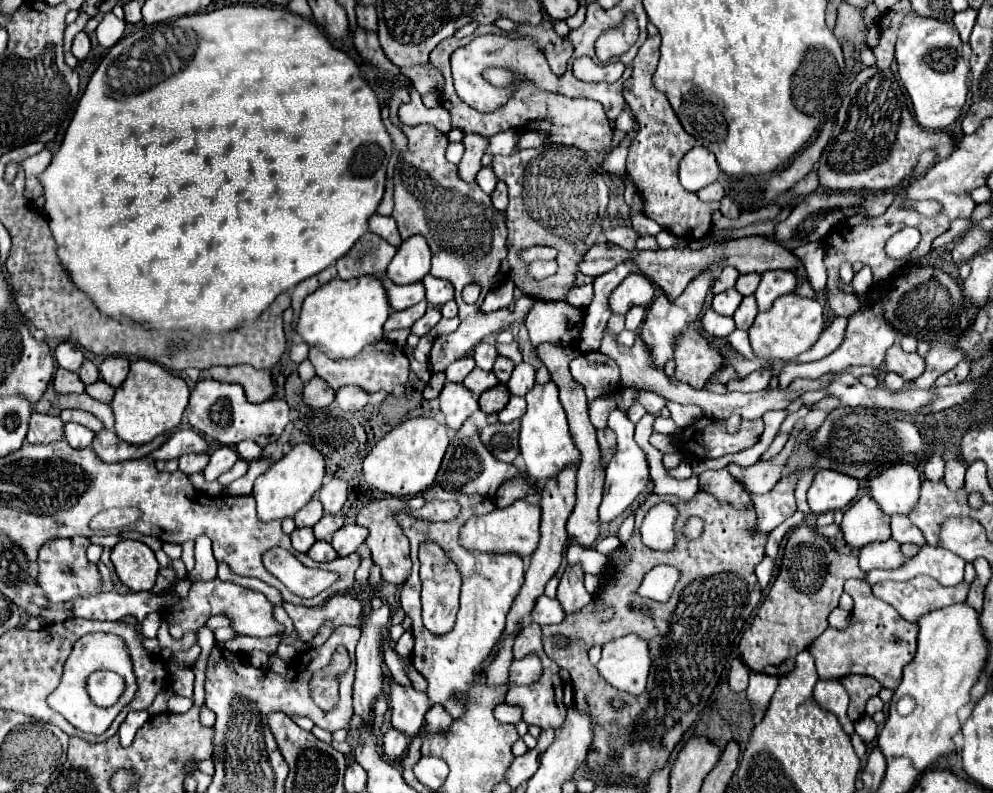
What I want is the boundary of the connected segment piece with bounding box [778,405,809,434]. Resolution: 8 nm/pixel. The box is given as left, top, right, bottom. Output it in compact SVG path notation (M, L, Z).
M801 406L801 408L792 413L792 414L789 414L784 422L782 423L781 427L780 427L780 430L778 431L778 434L779 433L791 433L792 430L793 430L793 427L794 427L794 424L796 423L797 420L801 419L801 418L804 418L807 414L808 414L809 410L806 406Z

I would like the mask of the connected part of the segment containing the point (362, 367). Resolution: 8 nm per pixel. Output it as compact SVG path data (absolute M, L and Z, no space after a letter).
M386 340L366 346L356 358L348 358L348 360L330 360L328 356L320 354L320 350L310 348L308 360L316 368L316 376L326 380L334 390L338 390L342 386L358 386L368 394L378 392L378 390L384 390L386 394L390 394L396 386L404 386L408 382L408 372L410 372L408 358L402 352L402 348L398 348L396 344L386 342Z

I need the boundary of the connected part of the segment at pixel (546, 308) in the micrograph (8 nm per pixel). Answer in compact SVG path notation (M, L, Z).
M536 300L524 320L532 346L552 342L558 346L576 348L584 326L584 310L566 302Z

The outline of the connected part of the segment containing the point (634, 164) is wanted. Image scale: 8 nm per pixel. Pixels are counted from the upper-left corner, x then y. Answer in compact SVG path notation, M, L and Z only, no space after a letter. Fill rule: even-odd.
M648 38L646 44L640 46L638 56L632 60L632 76L624 82L624 98L626 104L630 106L636 122L638 122L638 132L632 138L630 146L628 146L628 158L626 158L626 172L628 176L634 180L640 198L644 202L644 214L652 220L656 220L664 230L668 230L674 236L680 238L692 238L692 240L700 240L706 234L710 234L712 230L712 212L720 208L720 202L702 202L696 194L688 192L686 188L682 188L680 180L678 180L678 164L682 160L682 156L692 150L696 146L696 140L680 126L672 106L668 104L668 98L664 98L664 94L660 94L654 86L652 86L652 74L658 66L658 48L660 48L660 38Z

